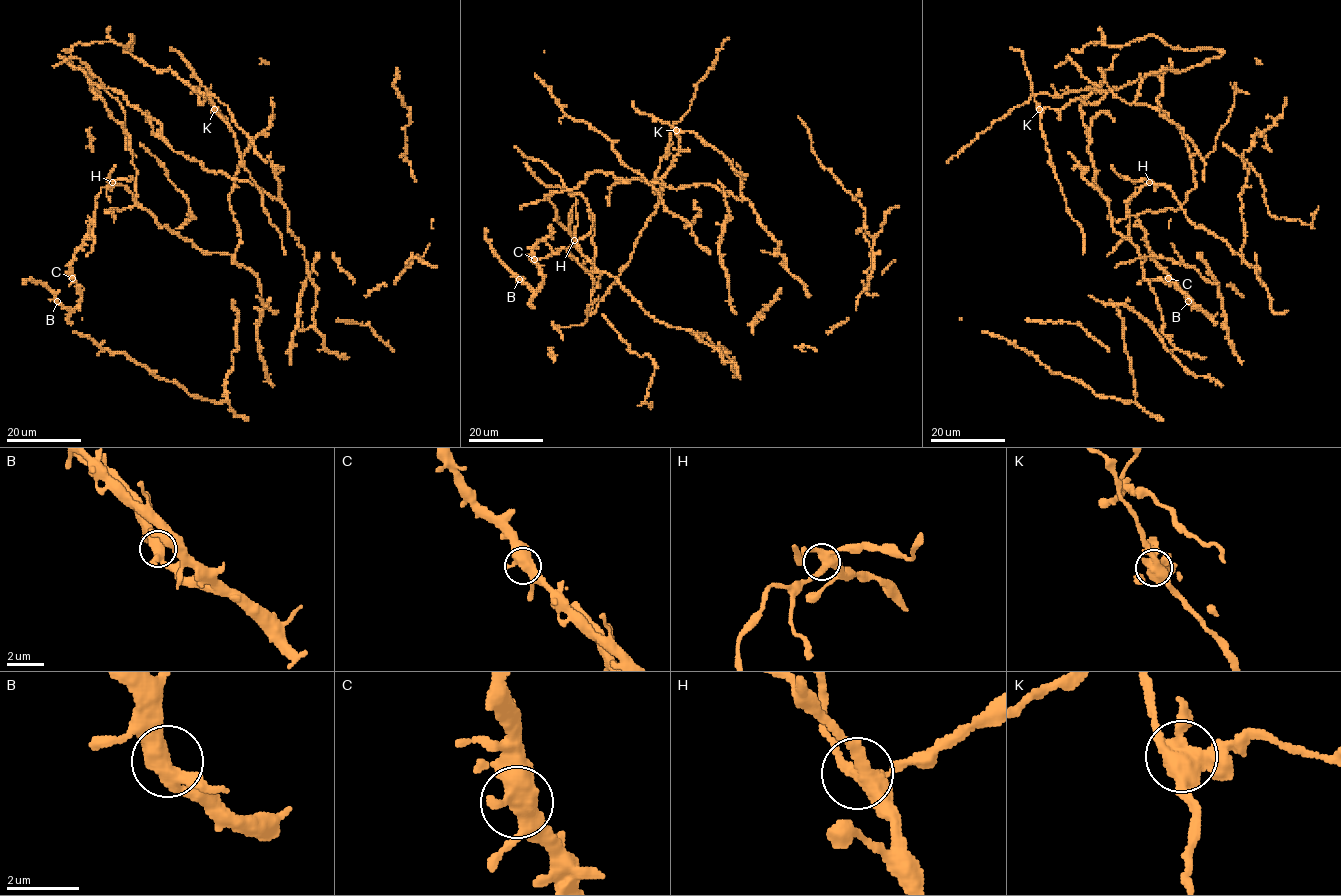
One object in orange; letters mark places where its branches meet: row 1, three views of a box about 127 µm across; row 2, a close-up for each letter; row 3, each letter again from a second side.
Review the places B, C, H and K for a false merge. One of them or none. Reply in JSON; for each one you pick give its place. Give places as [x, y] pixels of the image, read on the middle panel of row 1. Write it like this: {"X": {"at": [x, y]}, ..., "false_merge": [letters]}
{"K": {"at": [676, 130]}, "false_merge": ["K"]}

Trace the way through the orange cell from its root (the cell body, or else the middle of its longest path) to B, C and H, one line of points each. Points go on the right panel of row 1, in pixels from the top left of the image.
B: (1214, 234), (1164, 185), (1137, 187), (1127, 204), (1129, 225), (1143, 230), (1154, 261), (1199, 309), (1188, 301)
C: (1214, 234), (1193, 223), (1165, 186), (1137, 187), (1127, 204), (1129, 225), (1143, 230), (1152, 259), (1168, 278)
H: (1214, 234), (1193, 223), (1165, 186), (1149, 182)

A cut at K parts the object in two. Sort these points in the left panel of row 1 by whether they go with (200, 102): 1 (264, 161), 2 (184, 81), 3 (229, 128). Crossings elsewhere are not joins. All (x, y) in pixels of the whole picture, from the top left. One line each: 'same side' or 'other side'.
1: same side
2: same side
3: other side

